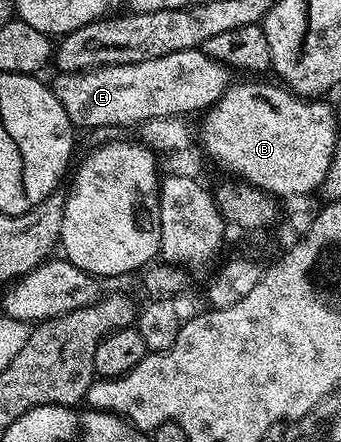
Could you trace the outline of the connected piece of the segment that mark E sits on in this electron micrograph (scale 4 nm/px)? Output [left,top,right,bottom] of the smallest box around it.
[53,48,233,130]

